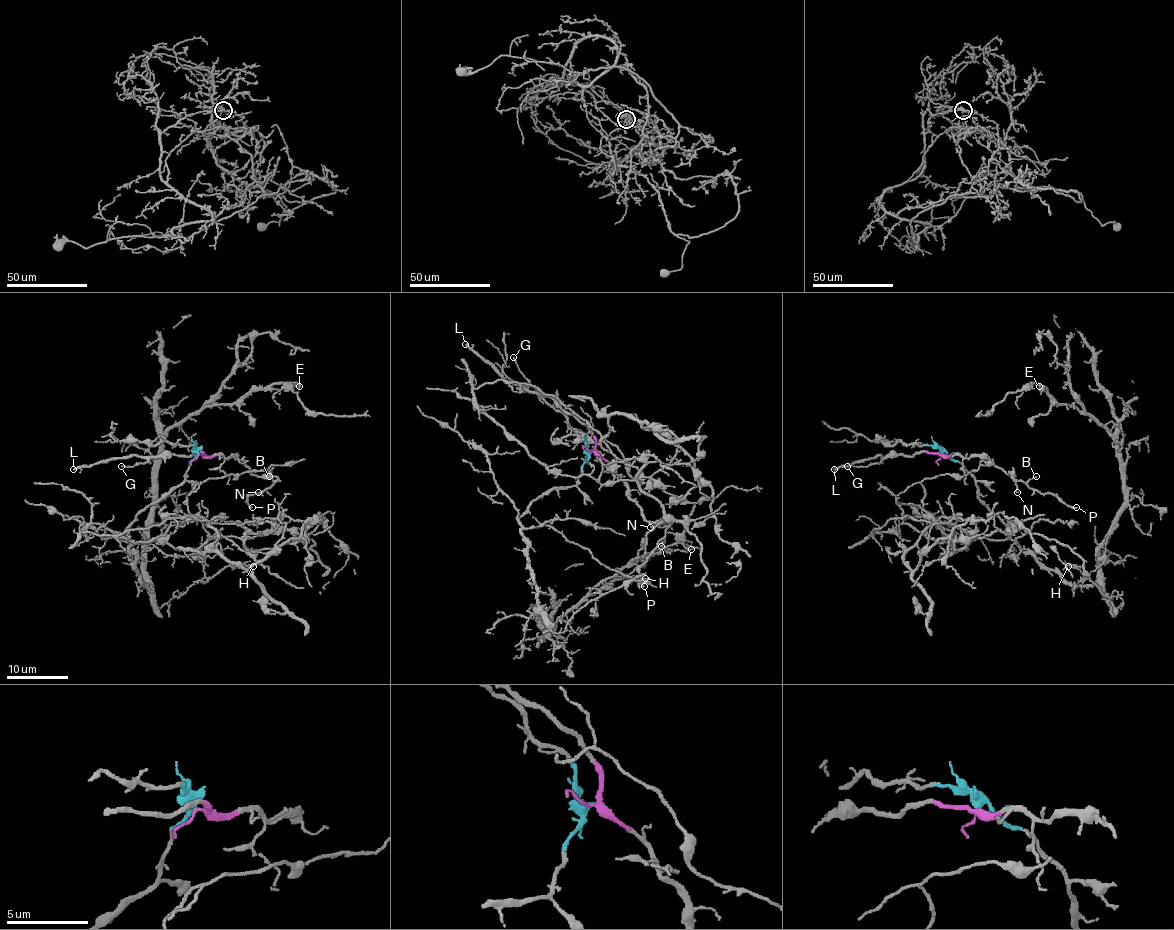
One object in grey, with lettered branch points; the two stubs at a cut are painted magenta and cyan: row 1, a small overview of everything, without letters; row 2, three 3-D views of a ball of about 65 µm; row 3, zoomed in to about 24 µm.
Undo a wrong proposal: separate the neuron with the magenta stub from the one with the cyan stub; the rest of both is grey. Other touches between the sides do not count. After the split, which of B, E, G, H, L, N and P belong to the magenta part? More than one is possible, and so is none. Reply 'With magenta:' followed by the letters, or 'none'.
With magenta: B, G, L, N, P

